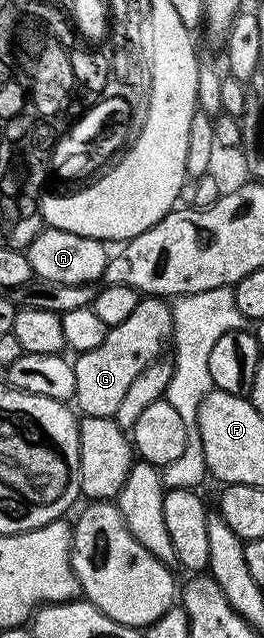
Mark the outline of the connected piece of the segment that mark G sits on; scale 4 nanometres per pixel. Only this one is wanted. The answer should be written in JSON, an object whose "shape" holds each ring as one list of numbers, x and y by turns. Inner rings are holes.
{"shape":[[158,296,140,299,137,310,133,310,133,314,125,318,125,322,107,329,105,342,101,342,97,350,80,352,74,357,77,378,74,403,83,416,114,417,133,378,137,378,137,374,160,359,162,352,159,351,172,335,171,309,172,305]]}

